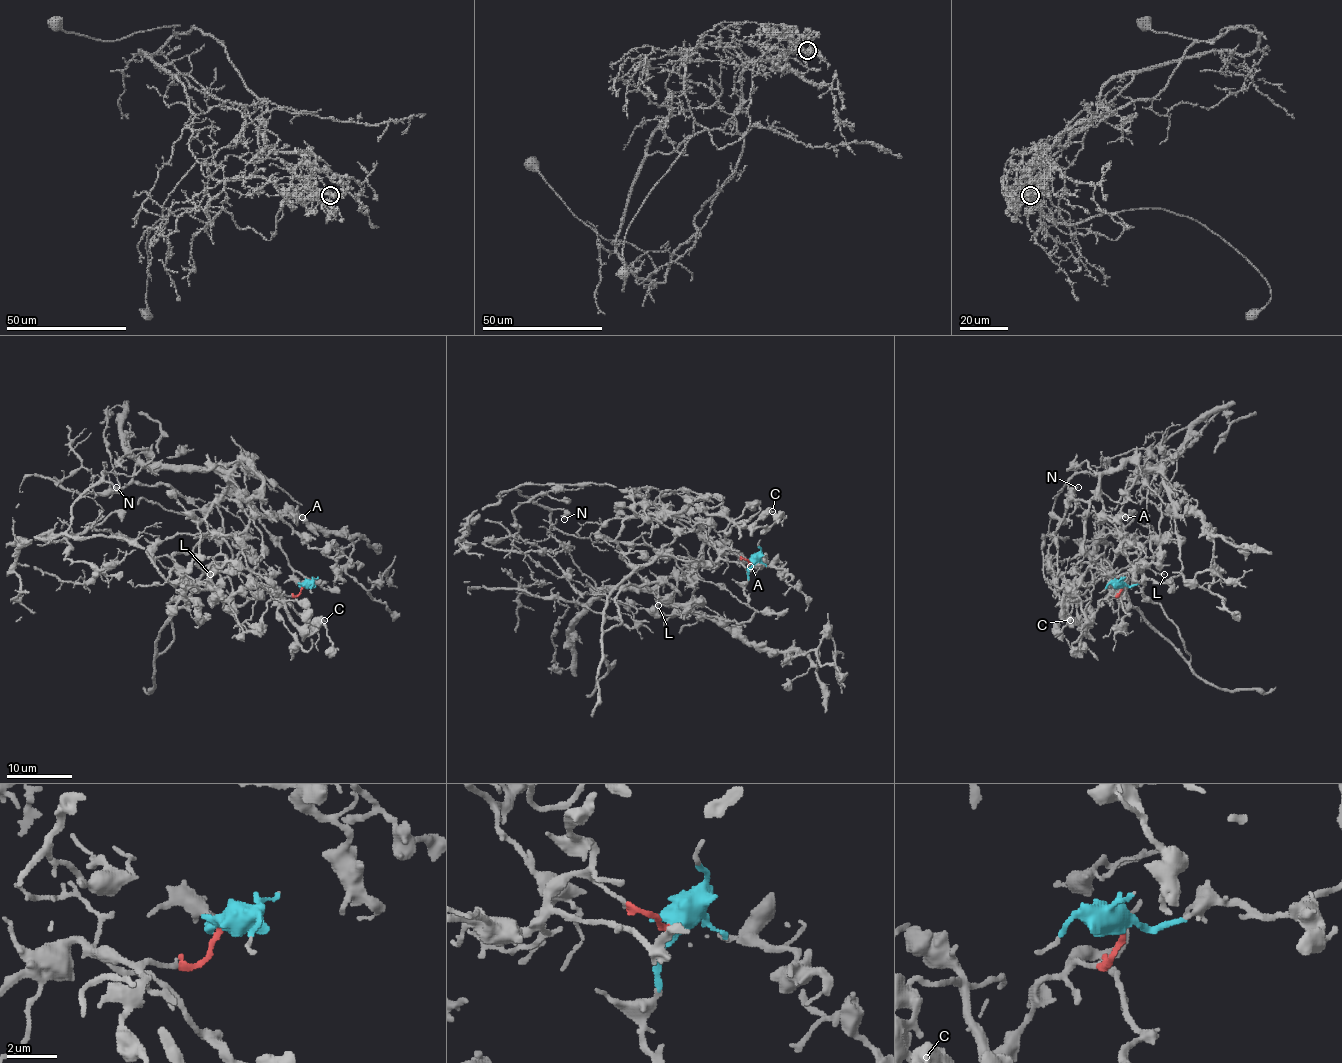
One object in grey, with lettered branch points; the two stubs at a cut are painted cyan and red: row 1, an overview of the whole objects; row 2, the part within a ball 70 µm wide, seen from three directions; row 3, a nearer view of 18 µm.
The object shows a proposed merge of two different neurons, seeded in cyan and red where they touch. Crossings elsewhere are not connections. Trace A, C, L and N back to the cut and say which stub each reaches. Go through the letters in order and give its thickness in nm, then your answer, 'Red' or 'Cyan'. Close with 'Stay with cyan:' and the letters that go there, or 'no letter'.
A: Thickness 240 nm. Cyan
C: Thickness 550 nm. Red
L: Thickness 160 nm. Red
N: Thickness 280 nm. Red
Stay with cyan: A

